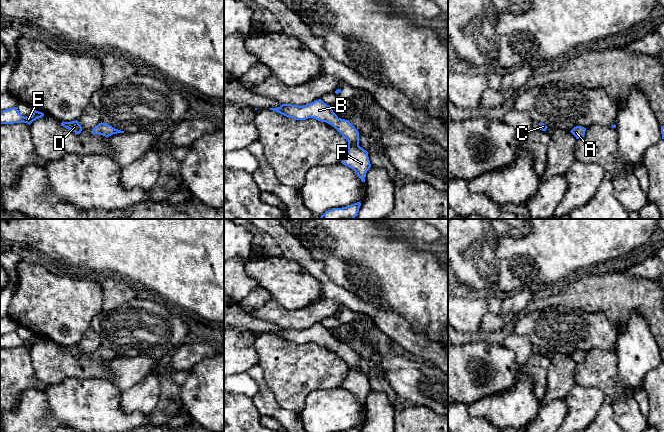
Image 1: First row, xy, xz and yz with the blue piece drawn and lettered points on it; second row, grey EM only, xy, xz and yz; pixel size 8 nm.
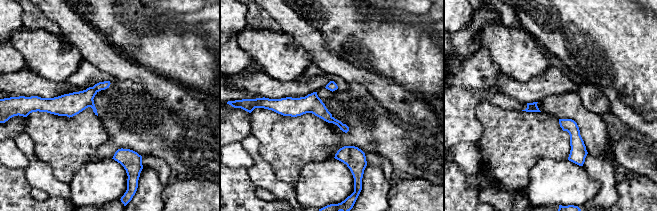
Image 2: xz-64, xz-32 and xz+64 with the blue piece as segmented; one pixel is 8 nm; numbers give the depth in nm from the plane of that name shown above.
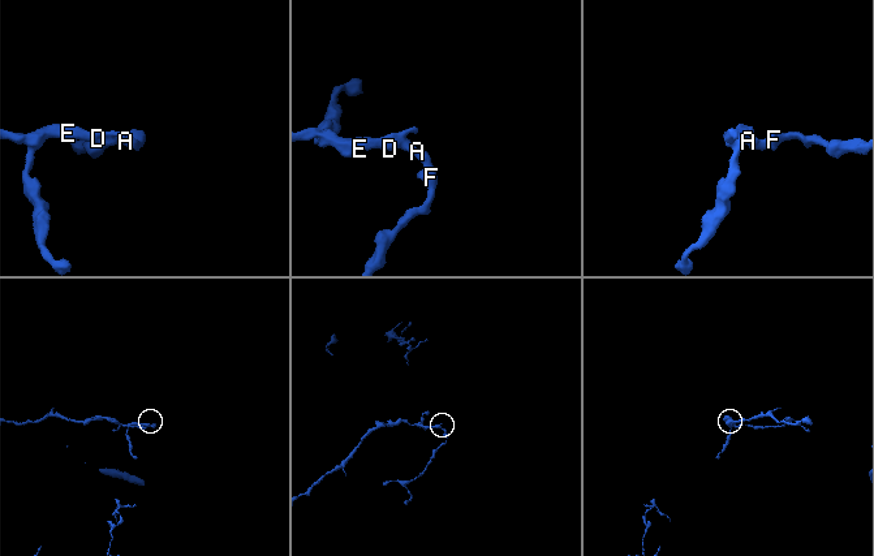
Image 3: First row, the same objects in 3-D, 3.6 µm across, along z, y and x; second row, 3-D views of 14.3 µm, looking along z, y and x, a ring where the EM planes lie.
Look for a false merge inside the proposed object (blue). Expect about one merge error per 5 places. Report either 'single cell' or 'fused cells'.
single cell

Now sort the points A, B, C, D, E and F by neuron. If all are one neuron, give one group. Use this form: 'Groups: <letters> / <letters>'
Groups: A B C D E F

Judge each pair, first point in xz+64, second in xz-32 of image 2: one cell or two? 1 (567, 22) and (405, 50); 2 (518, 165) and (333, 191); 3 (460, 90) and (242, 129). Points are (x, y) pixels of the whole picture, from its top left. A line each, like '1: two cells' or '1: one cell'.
1: one cell
2: two cells
3: one cell

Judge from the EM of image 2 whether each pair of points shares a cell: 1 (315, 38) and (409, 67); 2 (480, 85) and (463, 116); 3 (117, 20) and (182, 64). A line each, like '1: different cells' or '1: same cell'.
1: different cells
2: same cell
3: same cell

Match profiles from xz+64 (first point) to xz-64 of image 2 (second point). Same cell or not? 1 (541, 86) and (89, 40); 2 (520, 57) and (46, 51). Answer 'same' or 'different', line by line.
1: different
2: same

